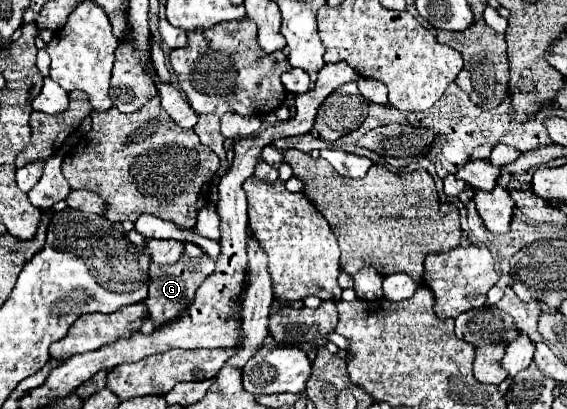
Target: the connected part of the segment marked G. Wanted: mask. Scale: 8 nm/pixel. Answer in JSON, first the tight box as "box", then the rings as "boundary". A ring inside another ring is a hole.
{"box":[146,244,214,328],"boundary":[[[188,244],[184,252],[184,260],[178,260],[172,266],[160,266],[160,264],[150,264],[150,294],[146,298],[146,306],[150,312],[150,318],[156,328],[170,324],[178,316],[182,316],[188,306],[194,300],[194,294],[198,286],[214,272],[214,260],[210,260],[198,246]]]}

